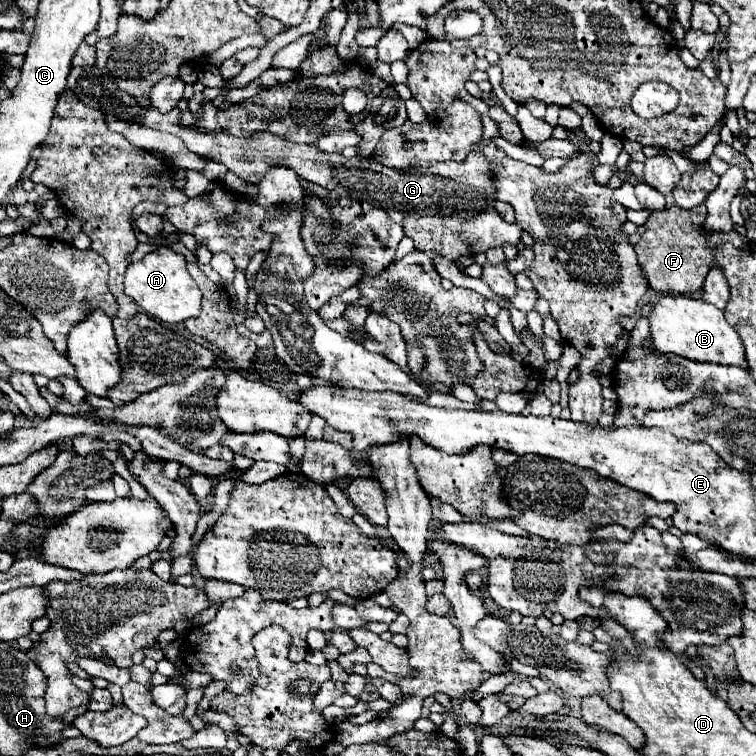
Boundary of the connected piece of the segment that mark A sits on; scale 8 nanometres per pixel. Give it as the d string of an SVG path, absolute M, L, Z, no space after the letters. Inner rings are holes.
M158 247L142 261L130 263L124 275L124 293L132 297L144 313L162 323L182 323L200 315L202 293L186 271L186 259L174 253L170 247Z

